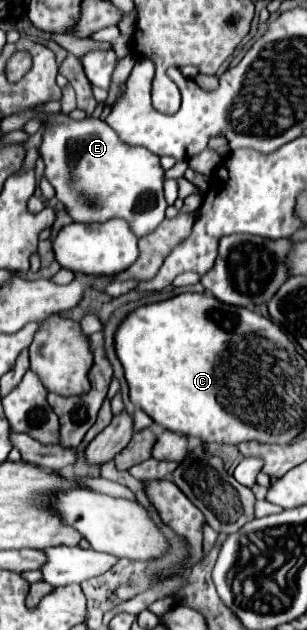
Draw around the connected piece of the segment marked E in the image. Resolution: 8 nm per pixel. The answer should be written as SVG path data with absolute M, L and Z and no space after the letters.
M41 114L39 118L47 124L39 148L45 162L43 176L55 188L57 200L65 206L73 222L101 224L121 218L137 238L143 238L165 220L169 206L163 196L165 170L157 154L141 146L125 144L115 130L99 118L73 120L67 114Z

